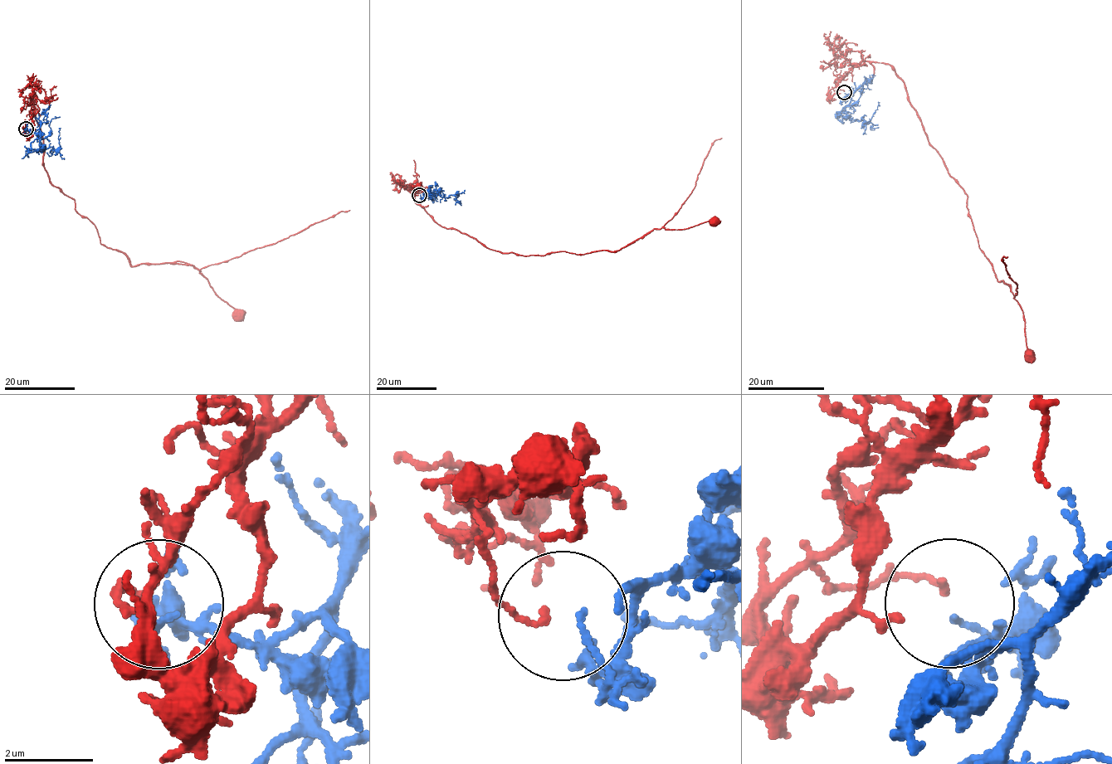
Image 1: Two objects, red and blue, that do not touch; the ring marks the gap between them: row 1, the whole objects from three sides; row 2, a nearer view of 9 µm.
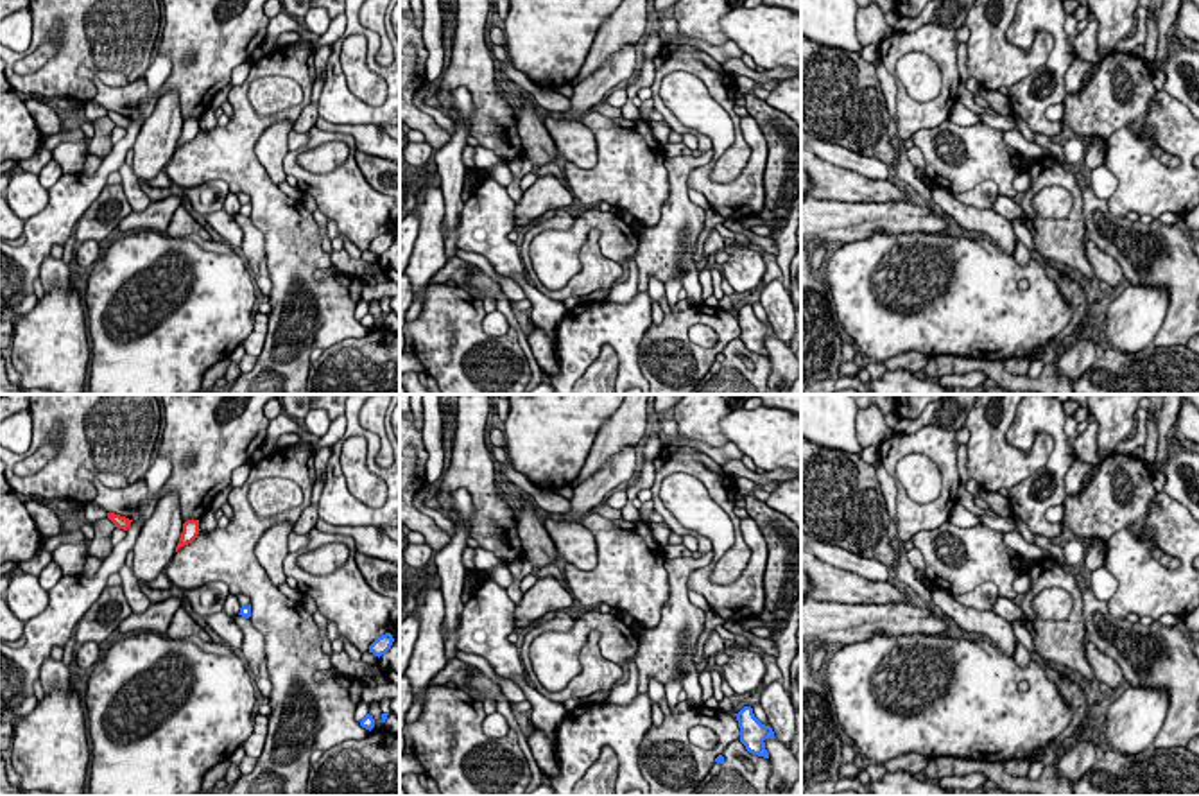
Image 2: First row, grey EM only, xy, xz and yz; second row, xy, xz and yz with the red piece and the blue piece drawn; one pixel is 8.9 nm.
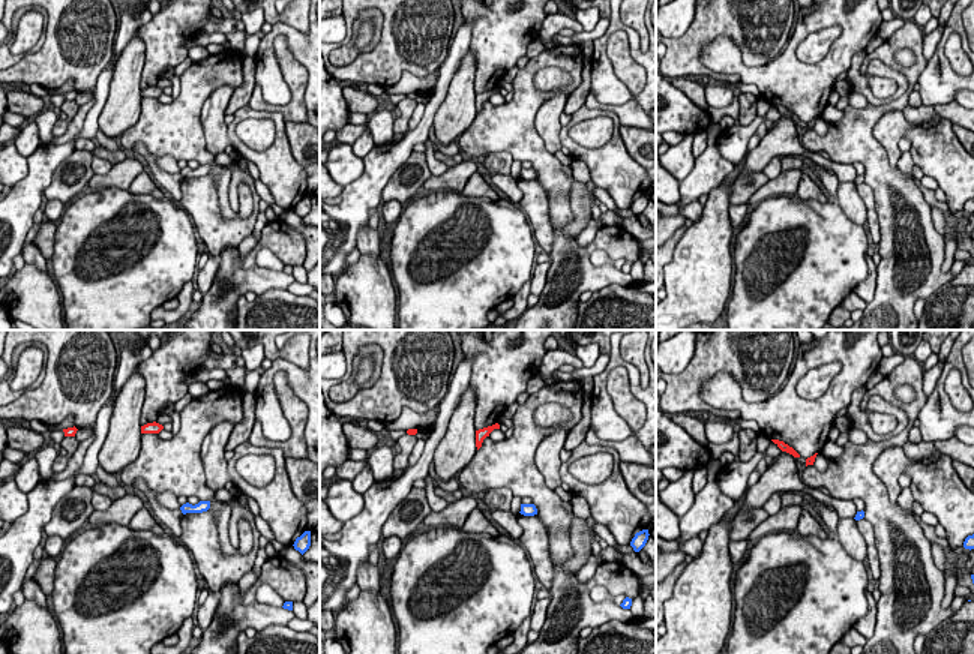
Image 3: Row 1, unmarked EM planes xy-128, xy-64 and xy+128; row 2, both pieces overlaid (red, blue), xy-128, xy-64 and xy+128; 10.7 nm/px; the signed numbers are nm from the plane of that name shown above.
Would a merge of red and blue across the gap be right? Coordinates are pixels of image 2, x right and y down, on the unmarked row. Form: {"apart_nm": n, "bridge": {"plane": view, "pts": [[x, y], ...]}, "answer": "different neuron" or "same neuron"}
{"apart_nm": 750, "bridge": {"plane": "xy", "pts": [[190, 140], [242, 205]]}, "answer": "same neuron"}

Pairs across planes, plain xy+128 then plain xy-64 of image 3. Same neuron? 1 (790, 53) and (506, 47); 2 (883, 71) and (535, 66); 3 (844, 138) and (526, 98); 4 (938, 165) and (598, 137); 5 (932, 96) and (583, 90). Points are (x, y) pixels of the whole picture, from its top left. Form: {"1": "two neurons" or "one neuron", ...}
{"1": "one neuron", "2": "two neurons", "3": "one neuron", "4": "two neurons", "5": "two neurons"}

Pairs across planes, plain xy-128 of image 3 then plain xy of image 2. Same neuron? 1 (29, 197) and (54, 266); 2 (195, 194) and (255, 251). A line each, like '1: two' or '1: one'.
1: two
2: one

